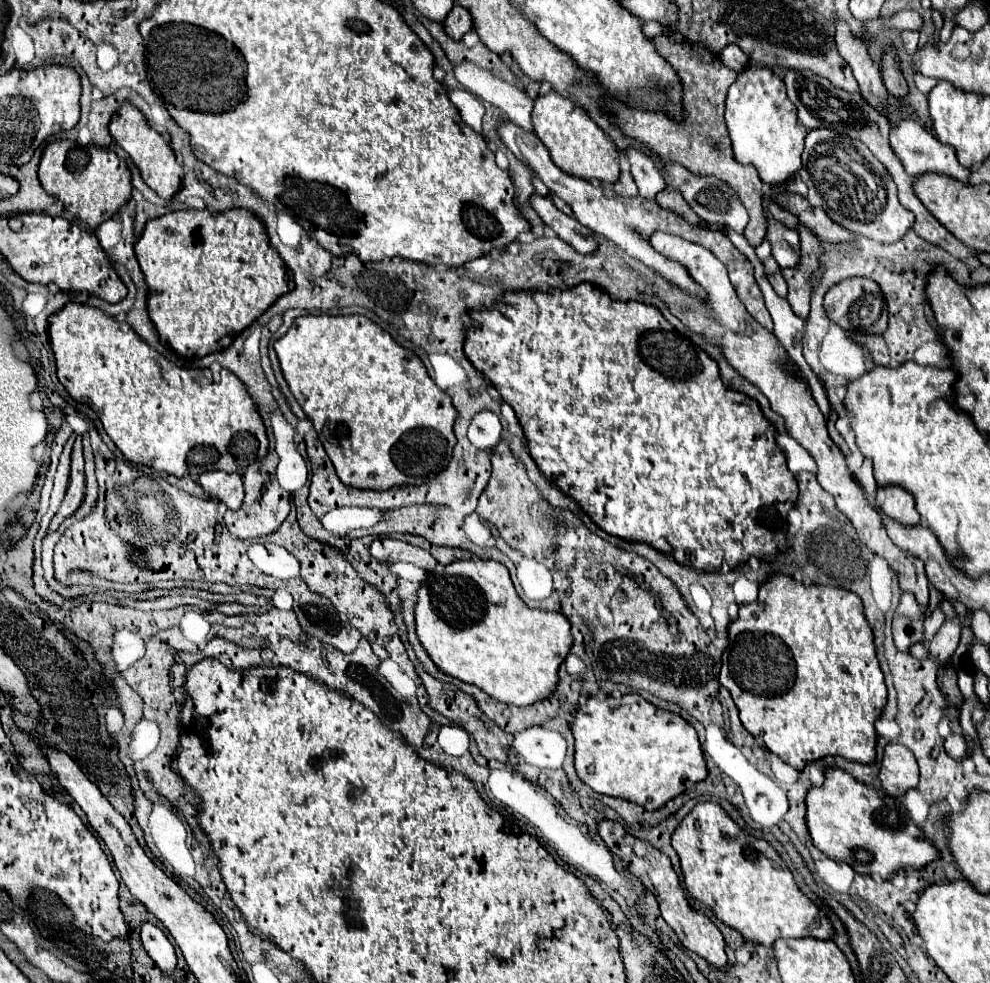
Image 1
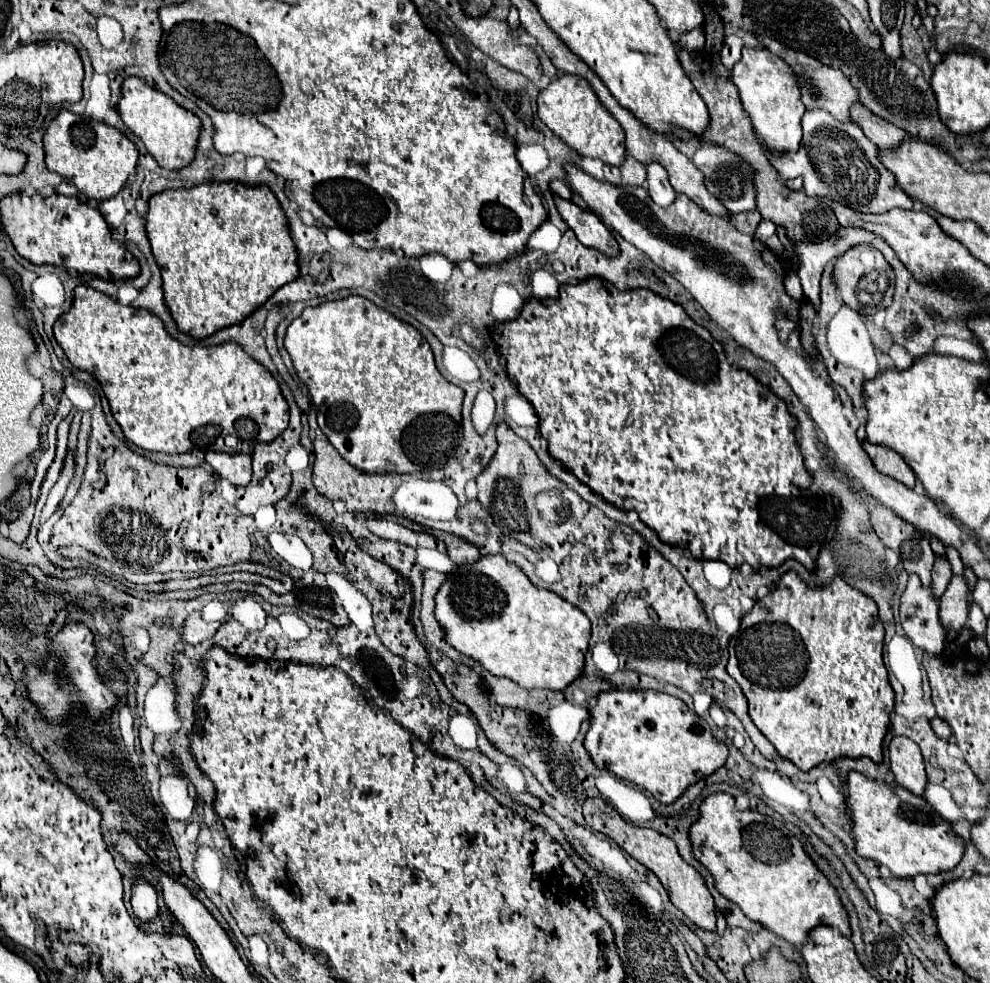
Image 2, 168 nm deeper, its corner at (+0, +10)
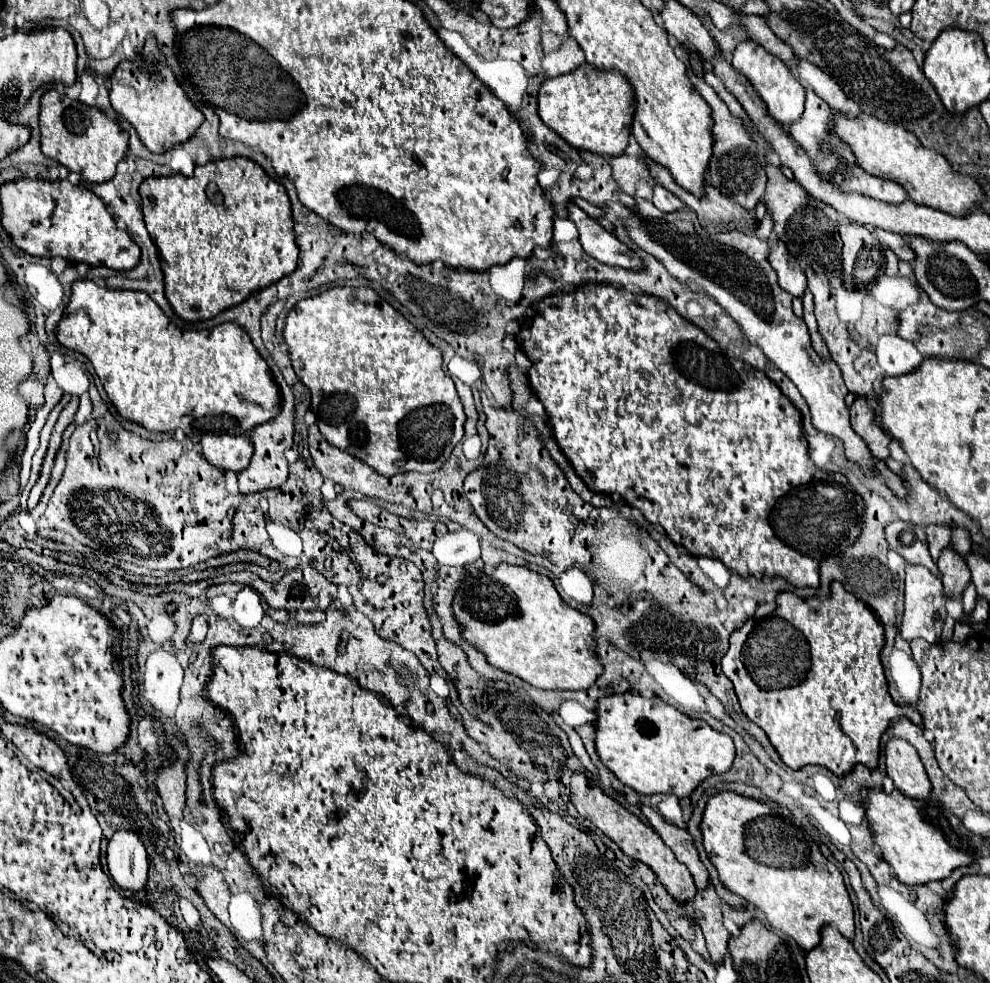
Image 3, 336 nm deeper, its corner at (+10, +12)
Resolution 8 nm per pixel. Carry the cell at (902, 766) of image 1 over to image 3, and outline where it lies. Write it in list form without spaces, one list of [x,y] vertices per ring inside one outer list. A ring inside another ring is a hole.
[[[890,739],[886,745],[886,771],[896,789],[906,797],[926,799],[932,791],[926,769],[916,749],[902,739]]]

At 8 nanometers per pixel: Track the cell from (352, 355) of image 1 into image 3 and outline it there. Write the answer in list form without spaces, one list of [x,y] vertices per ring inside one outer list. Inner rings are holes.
[[[332,287],[332,289],[328,289],[328,291],[324,291],[324,293],[316,295],[316,297],[308,297],[308,299],[298,301],[294,305],[294,309],[286,317],[284,341],[288,345],[292,367],[294,367],[296,375],[300,377],[300,381],[312,393],[310,409],[316,415],[316,419],[318,419],[316,423],[318,423],[322,435],[326,437],[326,441],[330,445],[338,447],[338,449],[348,451],[356,459],[368,463],[380,475],[390,477],[394,473],[404,473],[404,471],[418,471],[418,473],[438,471],[442,467],[444,459],[450,457],[450,453],[456,447],[456,443],[462,441],[466,413],[464,413],[464,405],[462,405],[462,401],[460,401],[460,397],[456,393],[454,381],[442,371],[442,353],[440,353],[440,349],[430,345],[428,339],[408,319],[404,319],[402,313],[398,313],[388,301],[384,301],[374,289],[370,289],[370,287]]]

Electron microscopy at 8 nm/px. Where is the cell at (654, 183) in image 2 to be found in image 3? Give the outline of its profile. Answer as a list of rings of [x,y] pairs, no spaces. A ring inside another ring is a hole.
[[[656,185],[654,187],[654,197],[652,197],[652,203],[664,211],[664,213],[670,213],[670,211],[678,211],[678,209],[684,209],[686,205],[682,201],[678,201],[678,197],[674,197],[668,189],[664,189],[662,185]]]

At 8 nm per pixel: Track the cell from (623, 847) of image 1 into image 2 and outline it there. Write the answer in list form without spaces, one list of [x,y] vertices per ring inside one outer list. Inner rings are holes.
[[[602,797],[596,799],[586,799],[584,801],[584,819],[586,823],[598,831],[598,833],[606,833],[614,843],[618,843],[628,855],[632,855],[636,861],[640,861],[644,867],[648,867],[664,885],[672,905],[676,909],[680,909],[694,925],[698,925],[700,929],[706,931],[716,931],[716,907],[714,907],[714,899],[710,895],[710,891],[706,889],[700,873],[696,869],[692,869],[680,855],[676,849],[676,843],[664,835],[660,835],[654,829],[642,829],[642,827],[634,827],[630,823],[626,823],[624,819],[620,819],[618,811],[604,801]]]

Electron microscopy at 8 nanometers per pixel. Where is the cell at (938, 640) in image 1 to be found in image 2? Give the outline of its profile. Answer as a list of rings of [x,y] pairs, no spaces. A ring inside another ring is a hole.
[[[952,577],[946,593],[940,597],[940,621],[946,631],[960,631],[968,621],[968,585],[964,577]]]

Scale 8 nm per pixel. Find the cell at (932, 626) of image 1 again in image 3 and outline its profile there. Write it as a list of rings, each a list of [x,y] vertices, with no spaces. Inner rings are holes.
[[[928,525],[928,527],[926,527],[926,535],[928,535],[930,555],[932,555],[932,559],[936,561],[938,555],[942,553],[942,549],[950,545],[952,529],[946,529],[946,525]]]

